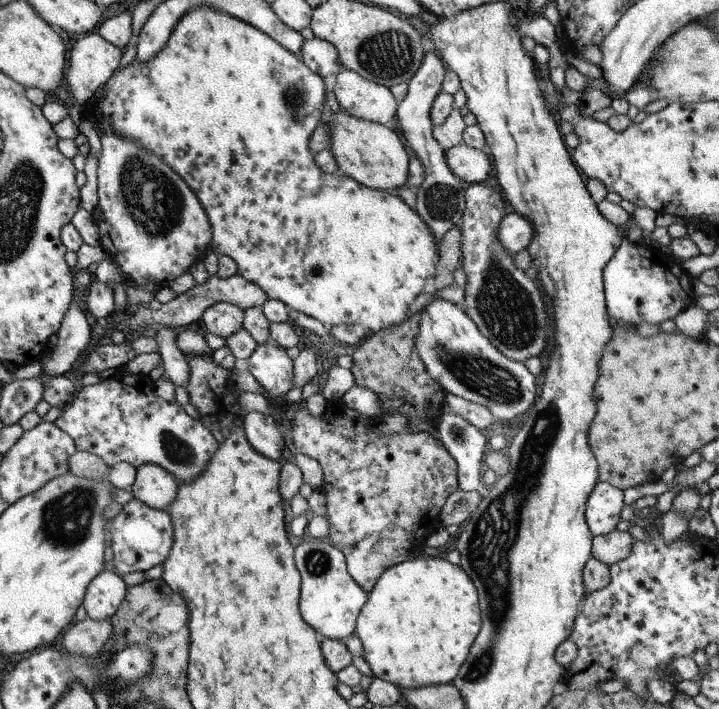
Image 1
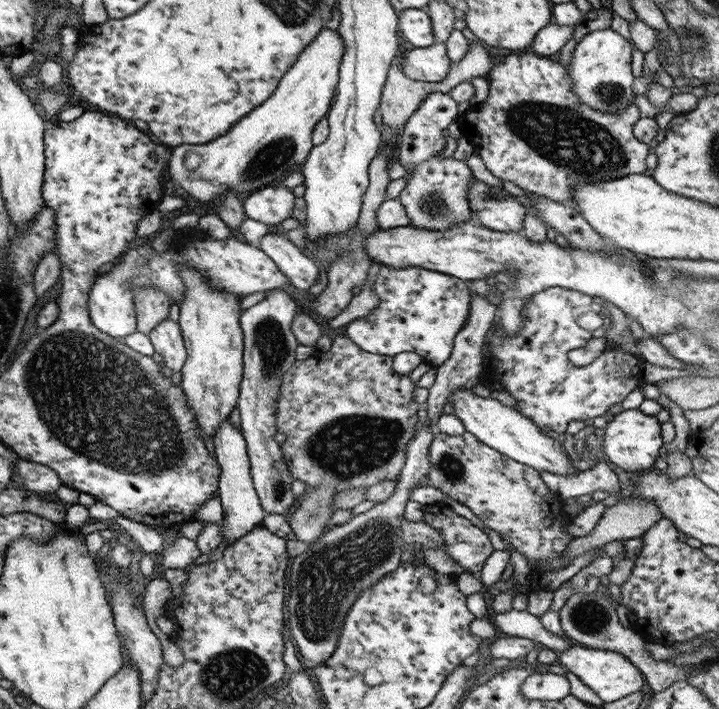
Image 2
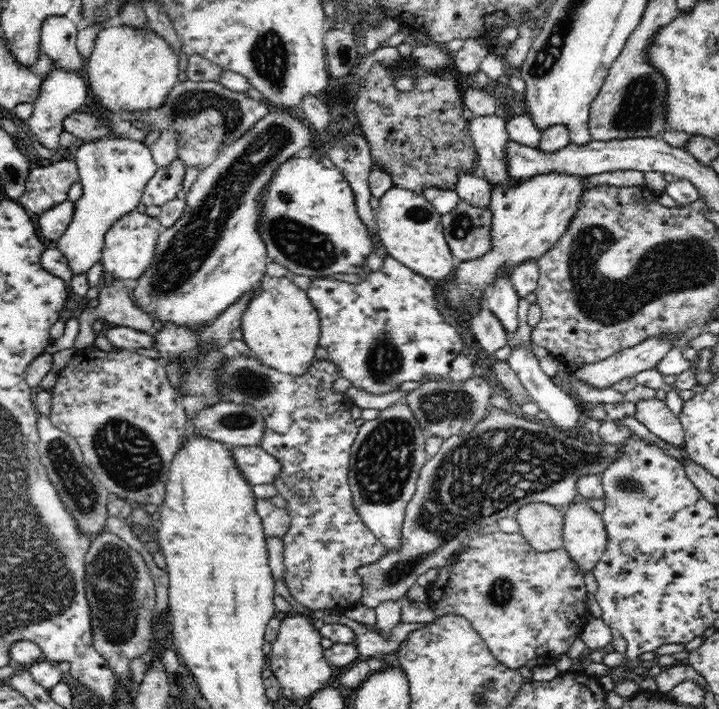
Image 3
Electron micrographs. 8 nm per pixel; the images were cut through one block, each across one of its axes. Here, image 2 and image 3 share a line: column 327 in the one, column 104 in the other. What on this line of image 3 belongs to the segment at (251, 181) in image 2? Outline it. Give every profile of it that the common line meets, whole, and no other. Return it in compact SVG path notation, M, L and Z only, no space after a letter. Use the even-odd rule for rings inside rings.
M117 22L100 31L95 38L92 53L86 59L83 75L86 77L89 97L104 111L126 108L131 111L143 111L156 108L164 99L171 88L180 78L179 56L172 49L172 45L152 28L135 28L134 26L121 25Z

